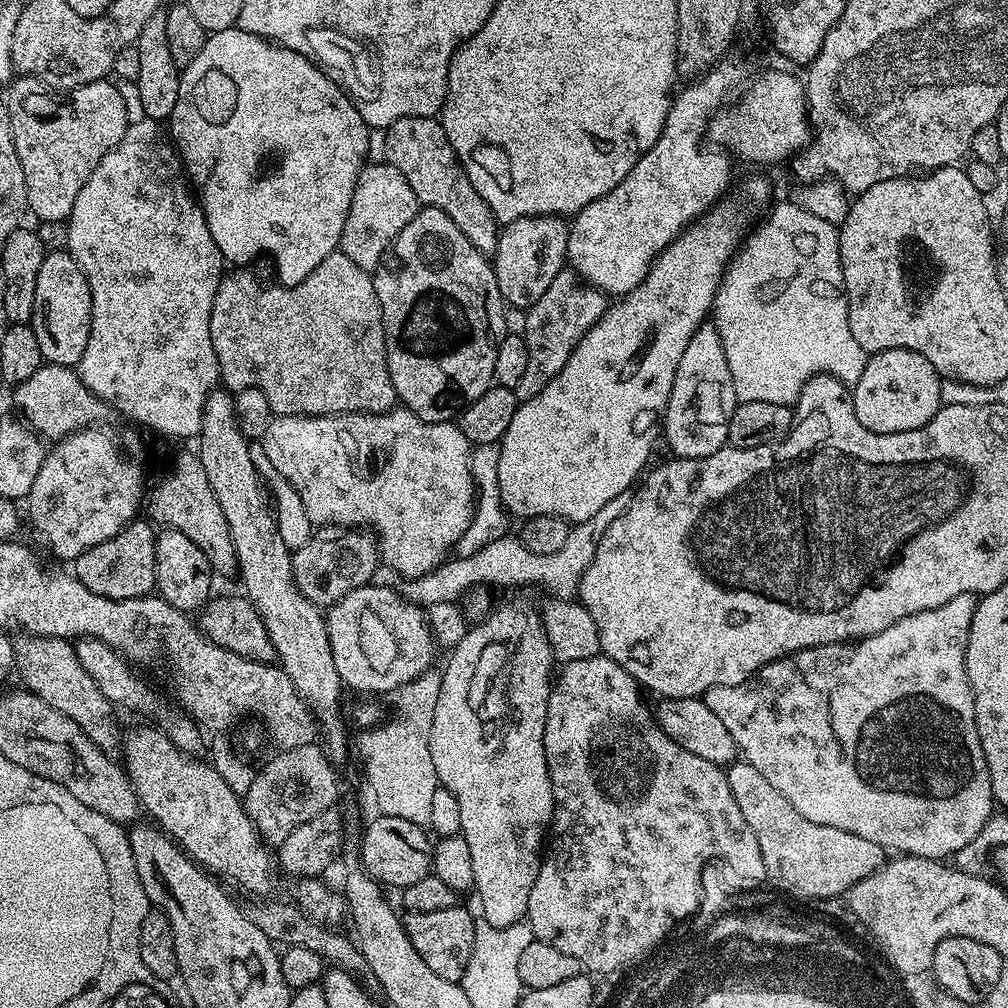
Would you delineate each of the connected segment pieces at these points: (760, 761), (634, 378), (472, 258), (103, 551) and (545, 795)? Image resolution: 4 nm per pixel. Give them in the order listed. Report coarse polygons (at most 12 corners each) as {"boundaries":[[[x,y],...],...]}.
{"boundaries":[[[978,600],[703,699],[810,822],[955,857],[994,815]],[[704,213],[498,445],[509,517],[572,524],[649,467],[741,243]],[[424,206],[374,269],[397,401],[455,421],[509,331],[493,261]],[[133,520],[86,550],[74,575],[102,598],[155,589],[157,529]],[[473,623],[430,726],[483,923],[528,915],[556,799],[548,637]]]}

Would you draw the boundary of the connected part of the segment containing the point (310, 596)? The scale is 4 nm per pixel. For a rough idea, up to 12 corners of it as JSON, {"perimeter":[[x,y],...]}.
{"perimeter":[[317,527],[292,552],[292,581],[331,606],[382,564],[375,535]]}

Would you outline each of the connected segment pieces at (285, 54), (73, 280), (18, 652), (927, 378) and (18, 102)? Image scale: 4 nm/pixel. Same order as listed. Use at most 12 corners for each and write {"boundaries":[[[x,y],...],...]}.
{"boundaries":[[[213,32],[170,139],[232,266],[339,249],[370,129],[307,55]],[[67,250],[38,269],[32,329],[45,361],[79,365],[90,286]],[[59,636],[15,637],[23,687],[109,754],[117,713]],[[922,354],[869,355],[851,389],[866,430],[918,430],[942,405]],[[108,78],[6,91],[27,211],[67,221],[126,134]]]}

